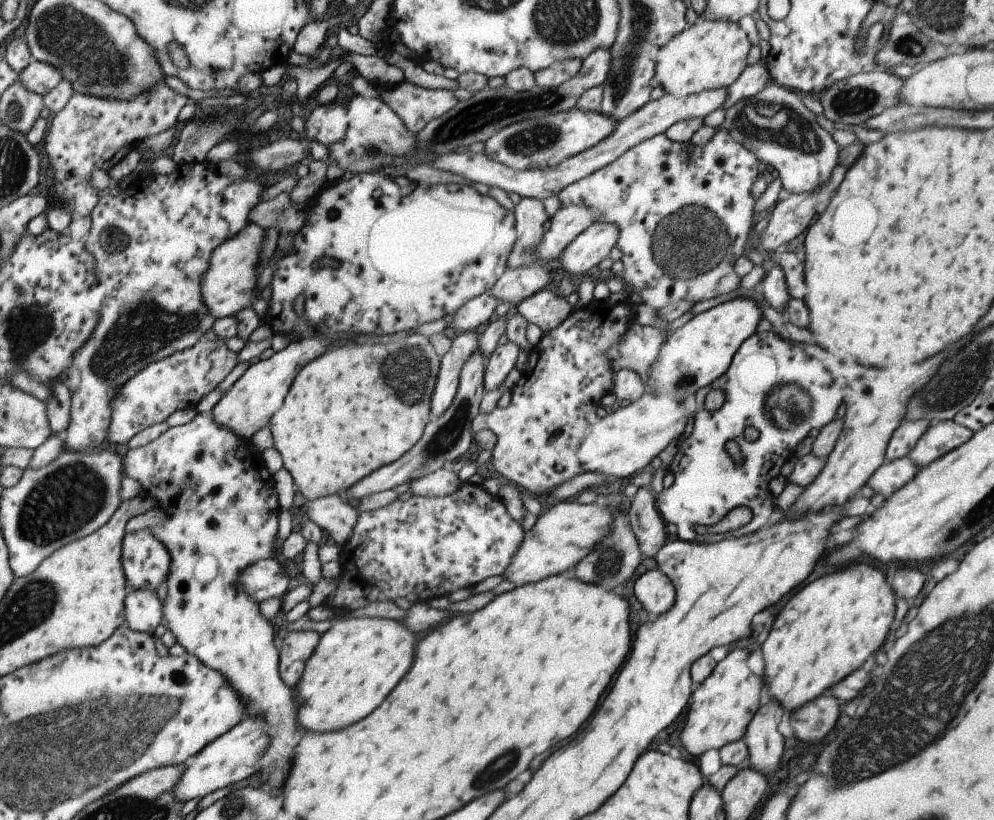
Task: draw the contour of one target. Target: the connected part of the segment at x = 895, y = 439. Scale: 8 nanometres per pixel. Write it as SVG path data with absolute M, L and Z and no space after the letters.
M927 419L902 421L892 432L891 438L884 450L885 458L900 459L907 456L908 452L915 446L922 432L929 426Z

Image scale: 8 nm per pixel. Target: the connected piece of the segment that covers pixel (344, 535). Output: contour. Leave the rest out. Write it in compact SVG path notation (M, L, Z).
M339 495L316 498L305 503L309 518L326 530L333 540L343 546L352 536L360 517L354 508Z

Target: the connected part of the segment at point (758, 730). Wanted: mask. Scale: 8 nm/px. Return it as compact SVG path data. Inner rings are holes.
M767 699L765 704L759 705L752 719L747 723L742 739L748 748L747 767L753 767L762 772L768 779L773 775L779 758L783 754L783 736L777 731L777 724L783 720L785 709L775 699Z

